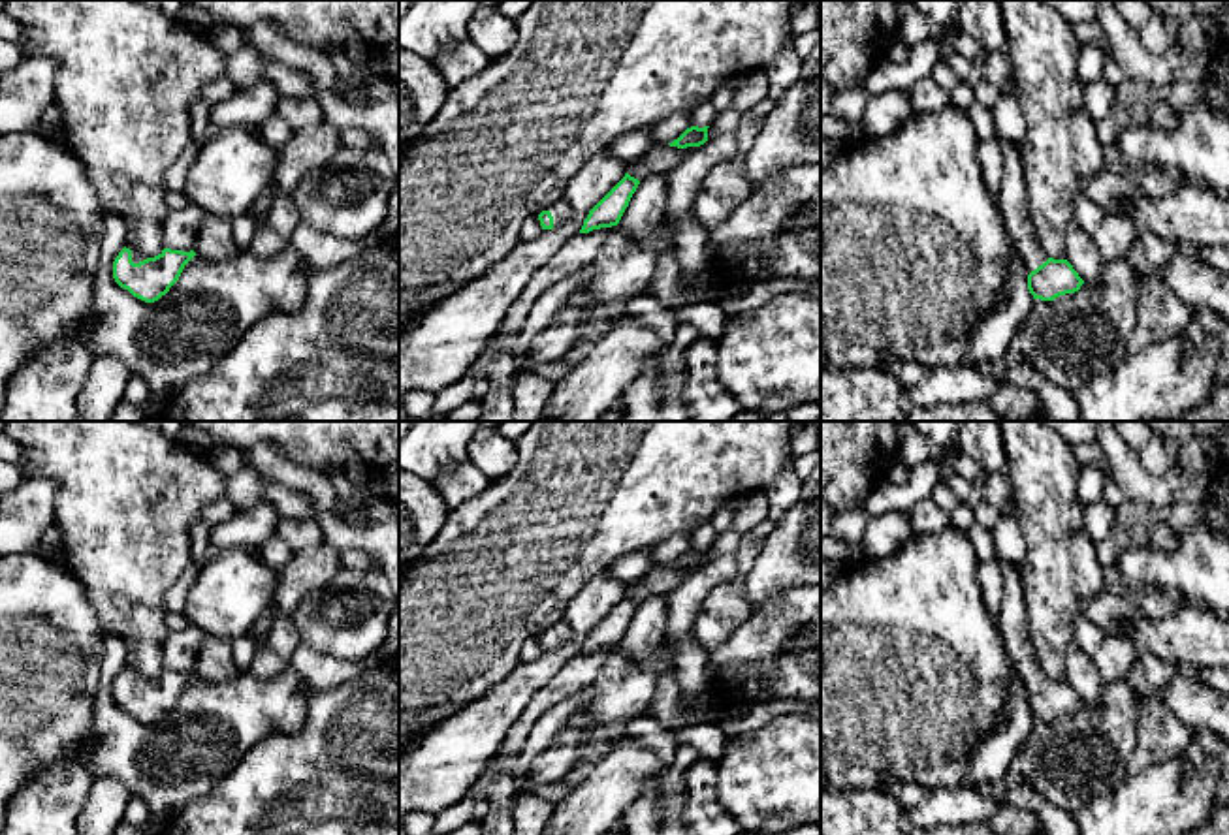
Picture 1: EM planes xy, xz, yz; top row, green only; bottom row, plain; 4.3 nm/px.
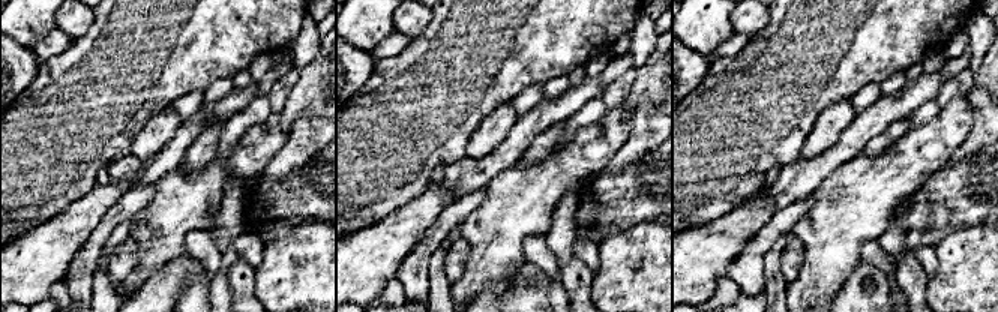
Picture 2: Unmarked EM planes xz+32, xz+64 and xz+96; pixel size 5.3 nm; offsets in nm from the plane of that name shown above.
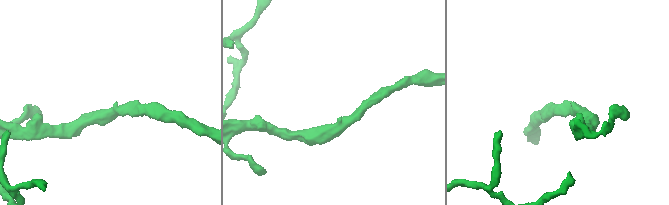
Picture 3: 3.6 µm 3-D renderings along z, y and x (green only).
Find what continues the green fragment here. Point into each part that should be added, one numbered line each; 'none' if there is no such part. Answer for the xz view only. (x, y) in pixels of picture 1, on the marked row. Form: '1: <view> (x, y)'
1: xz (561, 211)

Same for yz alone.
1: yz (1011, 200)

